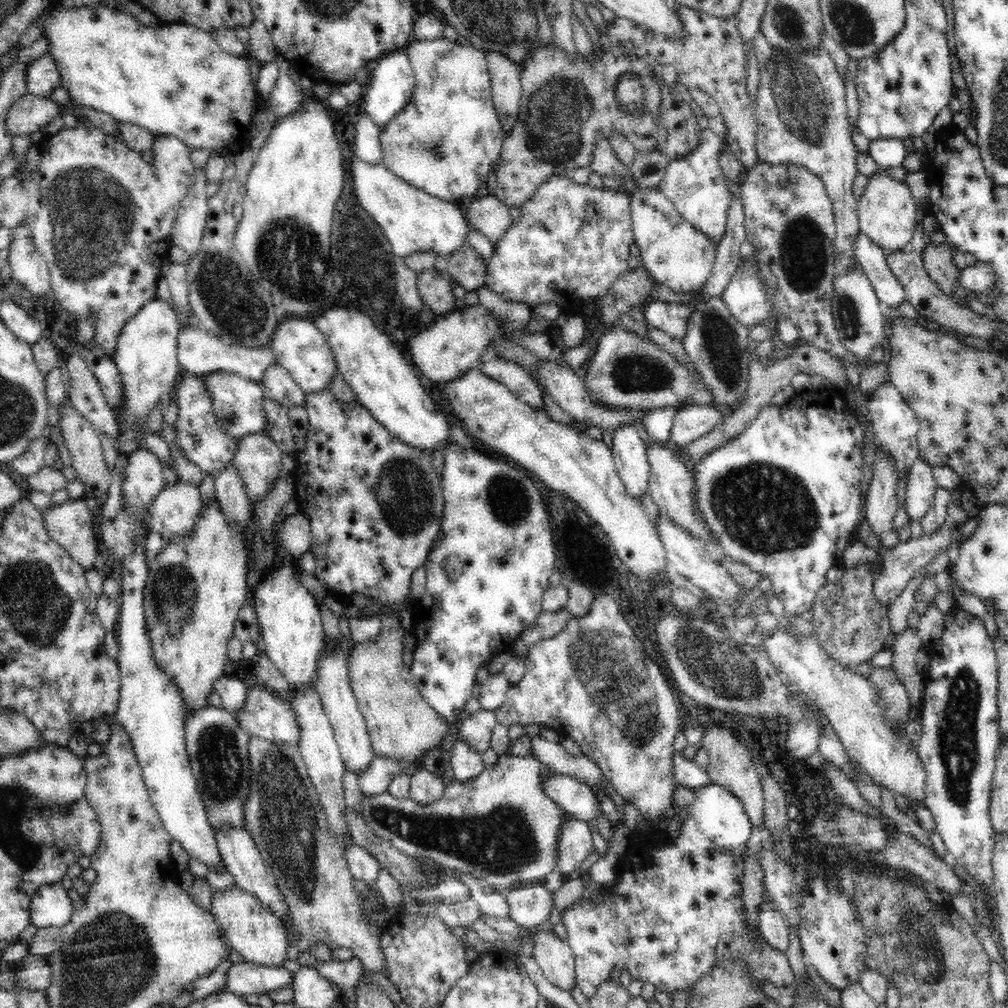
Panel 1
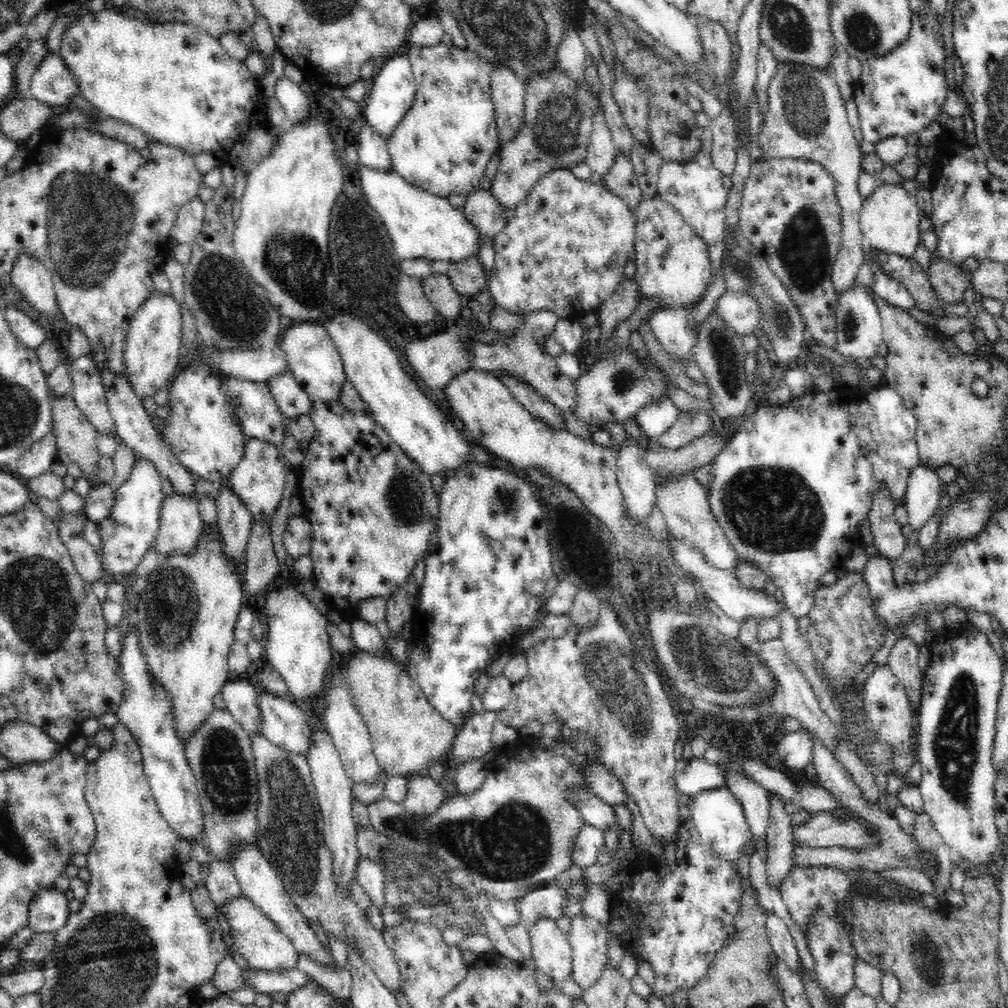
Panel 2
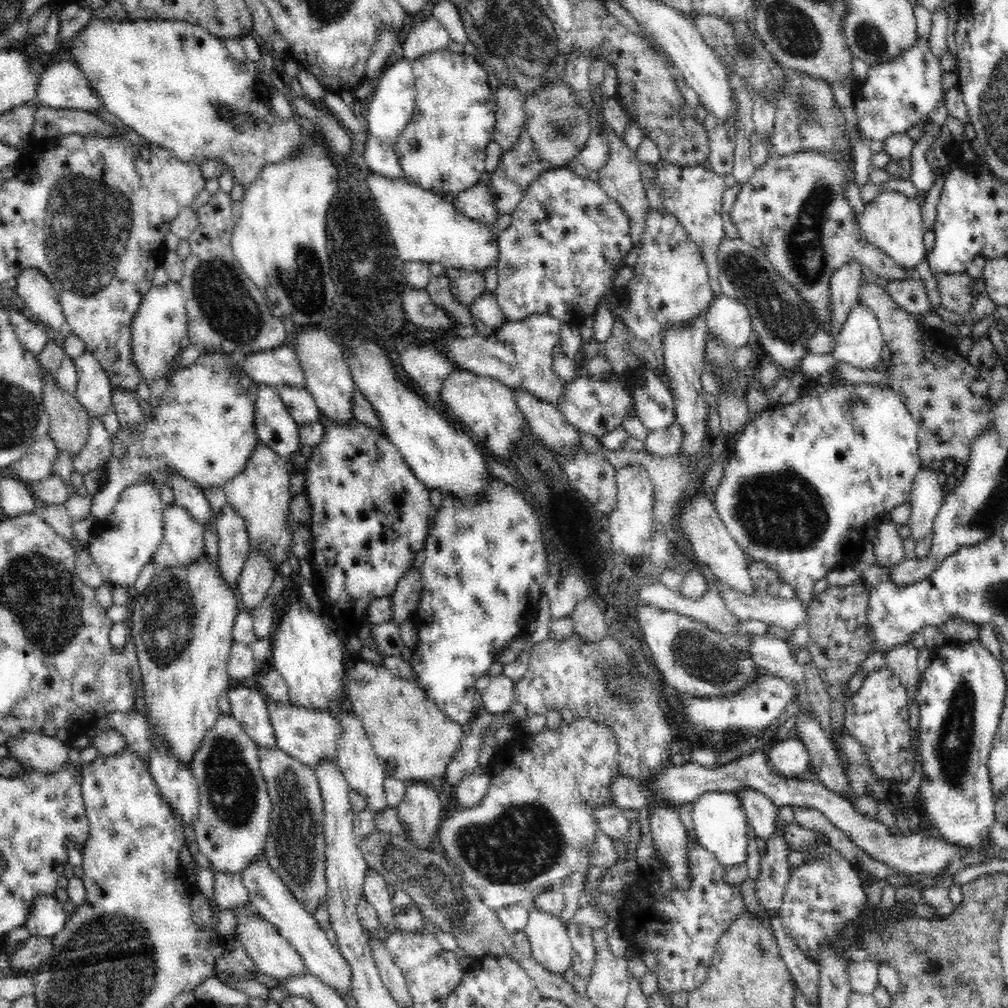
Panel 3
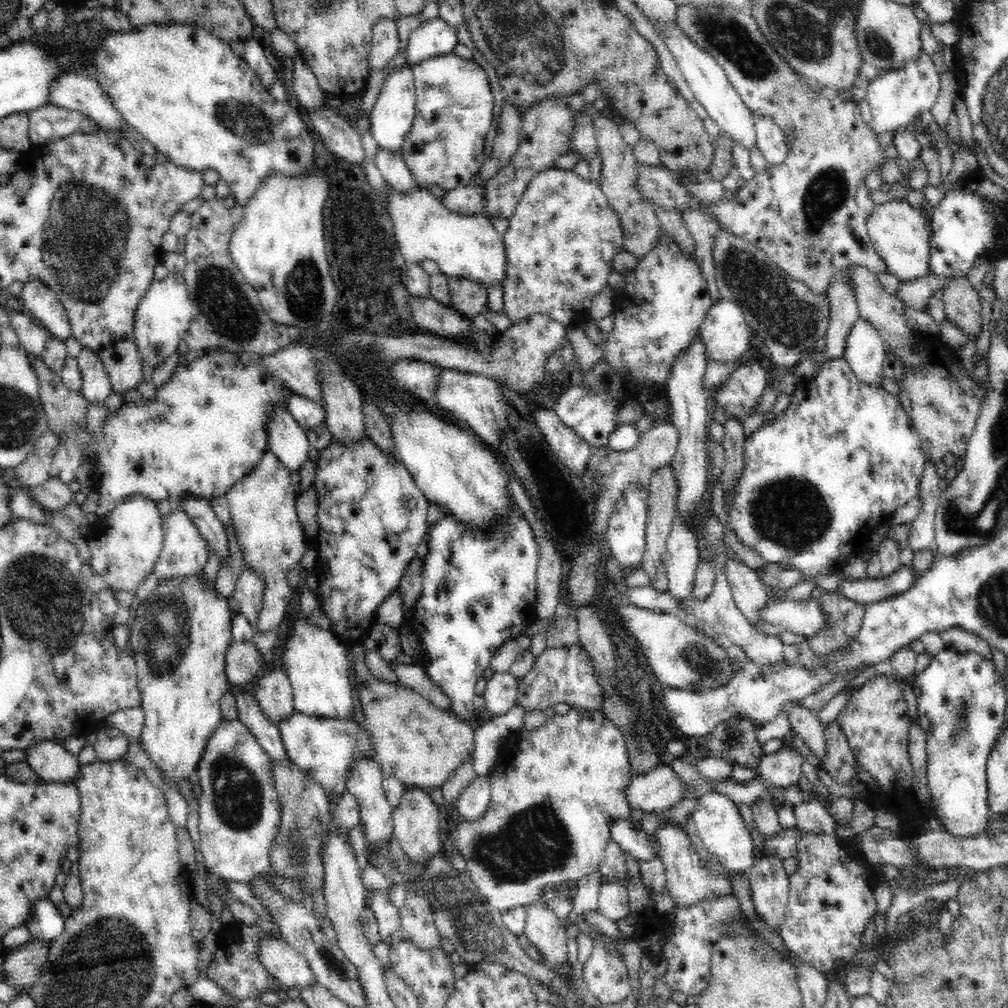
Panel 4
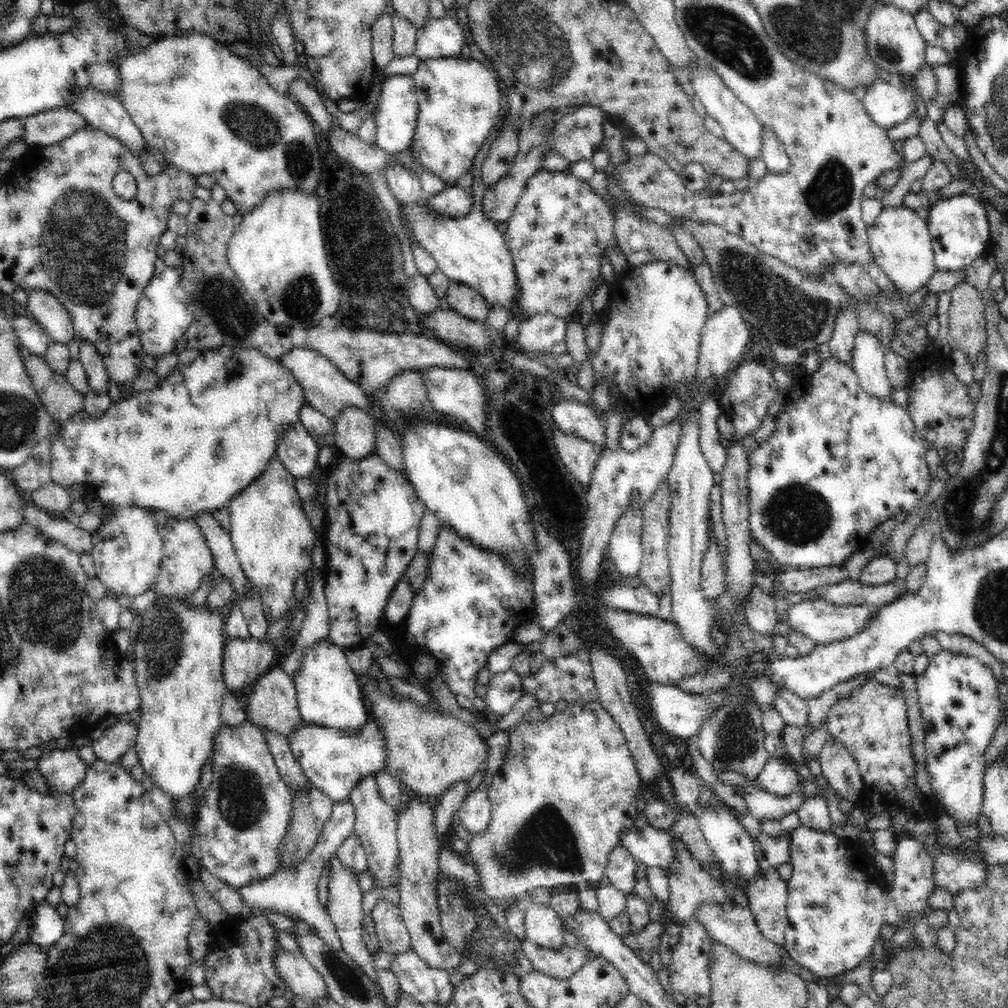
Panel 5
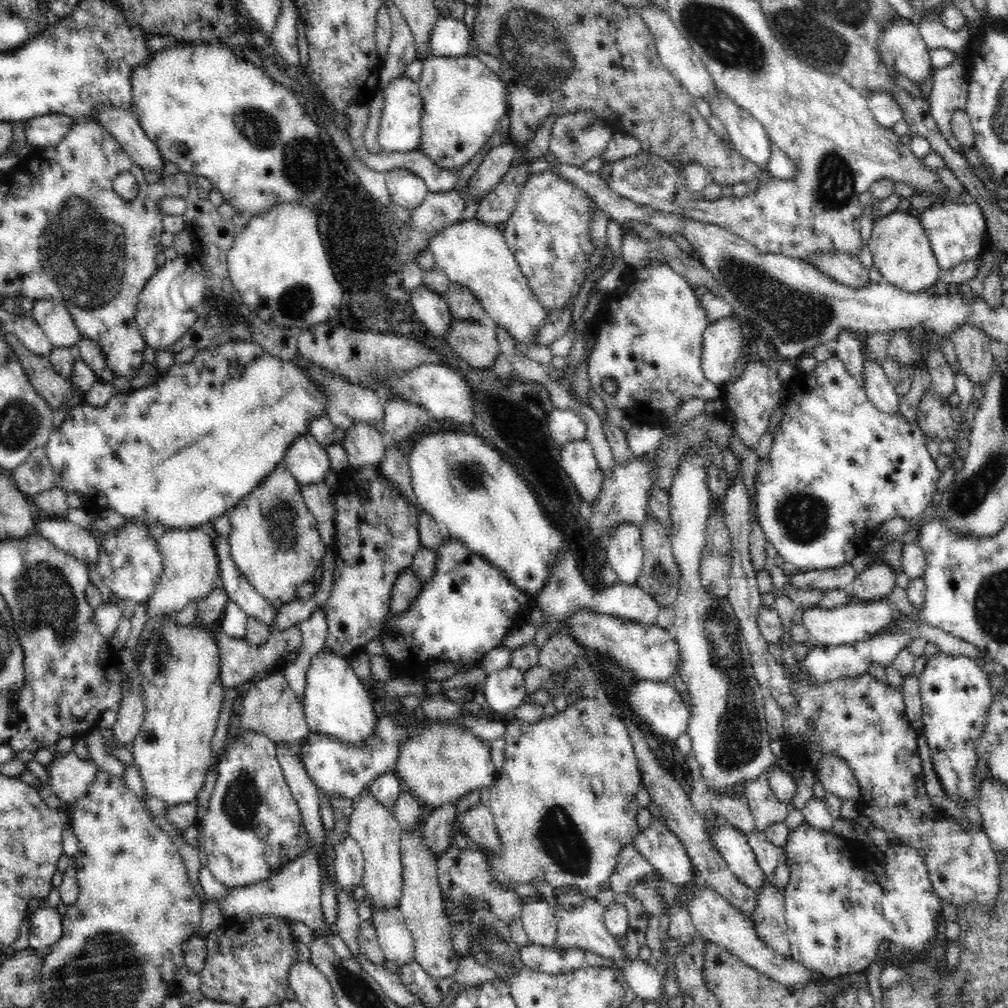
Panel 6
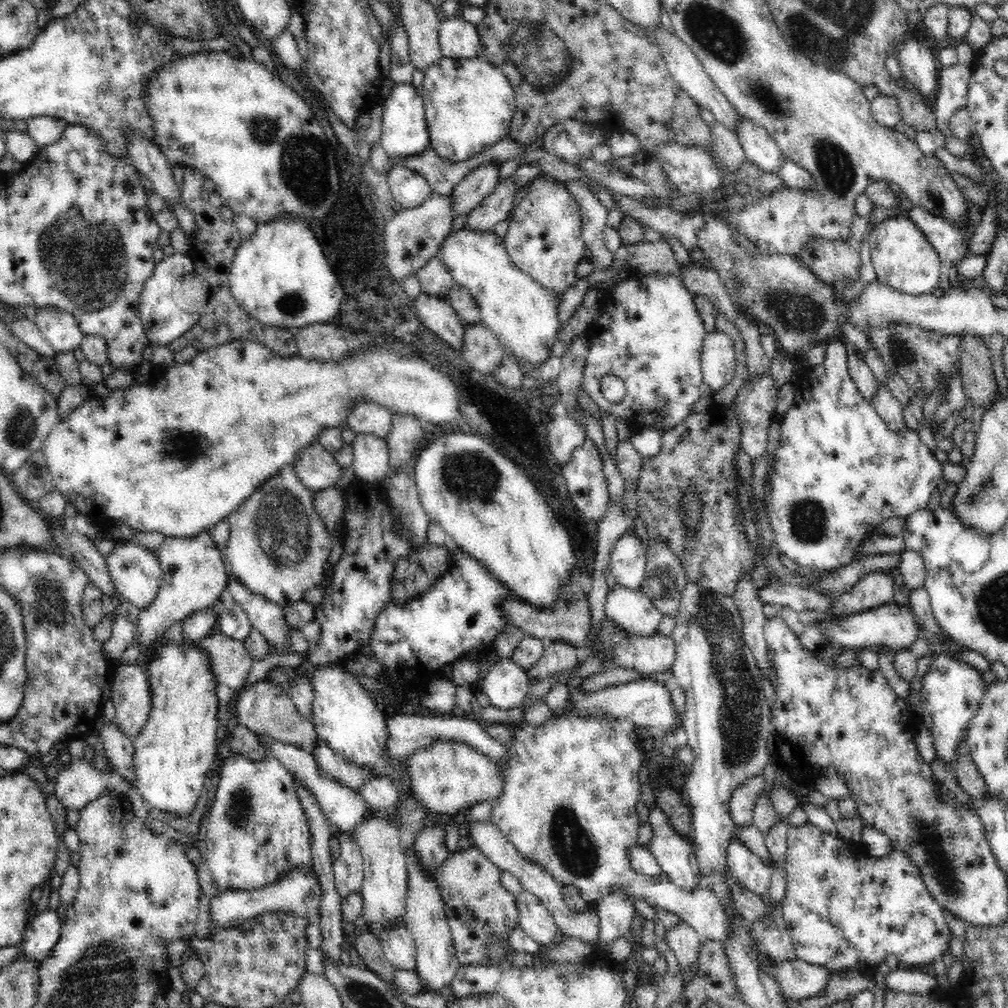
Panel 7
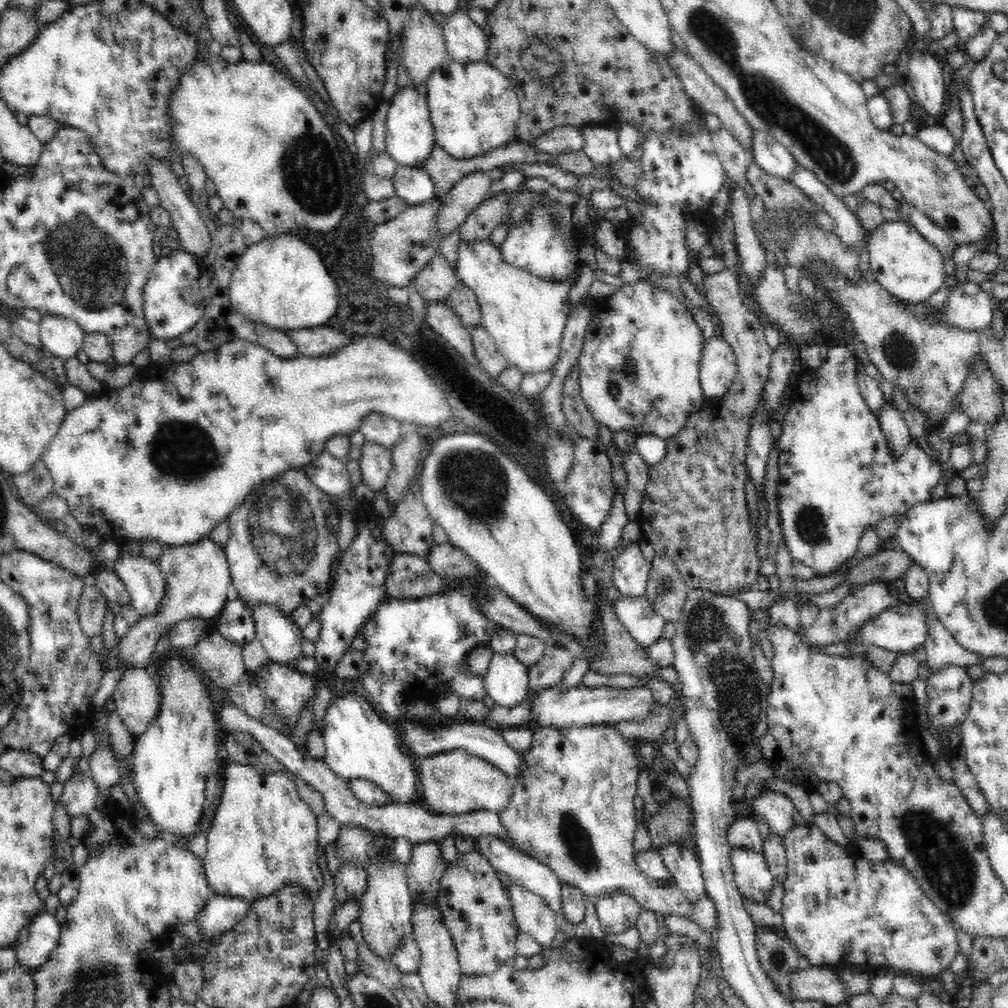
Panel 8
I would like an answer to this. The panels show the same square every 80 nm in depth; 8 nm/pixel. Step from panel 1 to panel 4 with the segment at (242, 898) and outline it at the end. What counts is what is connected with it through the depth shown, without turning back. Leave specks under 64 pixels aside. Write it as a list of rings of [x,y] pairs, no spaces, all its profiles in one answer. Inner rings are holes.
[[[267,932],[268,940],[258,952],[262,963],[272,975],[280,979],[282,985],[297,988],[300,992],[314,988],[318,984],[315,973],[306,958],[294,950],[286,941],[276,939]]]

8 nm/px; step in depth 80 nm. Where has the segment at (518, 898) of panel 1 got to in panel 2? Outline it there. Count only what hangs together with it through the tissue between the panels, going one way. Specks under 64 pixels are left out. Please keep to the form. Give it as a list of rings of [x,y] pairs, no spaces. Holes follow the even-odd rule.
[[[551,884],[516,900],[515,905],[518,909],[518,915],[520,915],[520,923],[528,927],[537,918],[544,917],[554,920],[560,918],[564,903],[568,900],[565,898],[563,890],[555,884]]]

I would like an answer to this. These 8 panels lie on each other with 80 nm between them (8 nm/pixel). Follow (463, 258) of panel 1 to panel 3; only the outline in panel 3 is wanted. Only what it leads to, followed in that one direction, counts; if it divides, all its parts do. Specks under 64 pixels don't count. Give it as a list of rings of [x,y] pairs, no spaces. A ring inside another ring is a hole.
[[[448,269],[445,275],[449,278],[453,297],[464,307],[469,308],[486,292],[482,273],[470,273],[464,269]]]

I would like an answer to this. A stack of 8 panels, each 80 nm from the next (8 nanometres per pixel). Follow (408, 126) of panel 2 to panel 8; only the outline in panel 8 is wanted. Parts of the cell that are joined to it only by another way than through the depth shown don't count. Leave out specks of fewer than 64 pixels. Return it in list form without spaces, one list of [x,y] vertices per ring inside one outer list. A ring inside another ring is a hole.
[[[446,61],[428,75],[425,85],[427,105],[435,129],[435,144],[453,158],[486,157],[518,140],[519,98],[509,78],[494,65],[486,61]]]

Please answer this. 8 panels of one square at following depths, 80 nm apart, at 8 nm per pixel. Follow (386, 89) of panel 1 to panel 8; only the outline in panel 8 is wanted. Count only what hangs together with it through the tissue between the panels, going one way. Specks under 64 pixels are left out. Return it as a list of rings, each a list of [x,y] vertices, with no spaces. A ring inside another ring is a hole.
[[[414,86],[398,88],[391,98],[385,124],[386,152],[402,166],[421,168],[430,158],[435,144],[435,129],[432,126],[431,113],[424,94]]]

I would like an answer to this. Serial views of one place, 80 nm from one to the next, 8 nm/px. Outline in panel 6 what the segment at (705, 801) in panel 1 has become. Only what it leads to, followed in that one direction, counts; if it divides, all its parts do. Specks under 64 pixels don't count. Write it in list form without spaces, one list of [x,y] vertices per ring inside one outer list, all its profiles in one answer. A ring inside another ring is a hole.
[[[718,816],[712,839],[716,850],[742,884],[754,890],[766,886],[766,874],[760,868],[745,833],[738,831],[736,827]]]

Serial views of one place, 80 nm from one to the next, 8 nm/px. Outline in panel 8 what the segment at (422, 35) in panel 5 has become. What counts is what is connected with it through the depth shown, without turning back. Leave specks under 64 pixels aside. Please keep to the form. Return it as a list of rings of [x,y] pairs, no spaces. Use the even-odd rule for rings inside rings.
[[[465,6],[458,8],[454,16],[446,18],[442,33],[452,61],[485,61],[486,53],[489,51],[487,36],[483,28],[468,17]]]

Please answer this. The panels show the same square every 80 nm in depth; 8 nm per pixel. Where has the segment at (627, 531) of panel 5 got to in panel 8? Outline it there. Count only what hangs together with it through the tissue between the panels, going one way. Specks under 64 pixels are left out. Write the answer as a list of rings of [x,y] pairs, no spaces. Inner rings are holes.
[[[639,542],[626,545],[613,560],[613,584],[624,596],[645,596],[650,567]]]

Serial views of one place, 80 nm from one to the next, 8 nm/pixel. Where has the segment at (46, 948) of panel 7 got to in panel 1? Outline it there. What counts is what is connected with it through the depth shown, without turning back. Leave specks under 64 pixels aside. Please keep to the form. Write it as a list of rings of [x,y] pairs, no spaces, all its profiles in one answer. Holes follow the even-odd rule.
[[[61,881],[41,886],[31,900],[31,924],[38,929],[64,926],[76,911]]]

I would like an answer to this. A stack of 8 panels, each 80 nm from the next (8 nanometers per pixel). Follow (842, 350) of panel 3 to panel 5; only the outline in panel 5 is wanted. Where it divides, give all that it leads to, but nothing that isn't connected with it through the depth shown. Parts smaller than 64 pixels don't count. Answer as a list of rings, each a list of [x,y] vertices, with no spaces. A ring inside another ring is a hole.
[[[859,329],[855,336],[853,371],[860,386],[882,401],[892,399],[890,390],[893,388],[884,364],[886,351],[877,335]]]

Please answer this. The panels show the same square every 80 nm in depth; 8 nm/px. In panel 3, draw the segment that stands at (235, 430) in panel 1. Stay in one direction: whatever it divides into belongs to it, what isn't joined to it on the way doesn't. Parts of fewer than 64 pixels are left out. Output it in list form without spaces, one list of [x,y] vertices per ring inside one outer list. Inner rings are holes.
[[[261,383],[254,390],[254,397],[259,443],[274,450],[288,463],[291,462],[291,457],[300,452],[302,446],[298,439],[297,422],[284,406],[275,387]]]

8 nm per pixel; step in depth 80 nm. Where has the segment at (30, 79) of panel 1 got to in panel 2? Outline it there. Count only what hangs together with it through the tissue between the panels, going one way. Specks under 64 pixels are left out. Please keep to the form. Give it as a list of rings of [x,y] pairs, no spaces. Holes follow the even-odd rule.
[[[50,53],[33,72],[29,95],[48,105],[73,106],[69,101],[78,98],[78,87],[66,63],[57,53]]]

